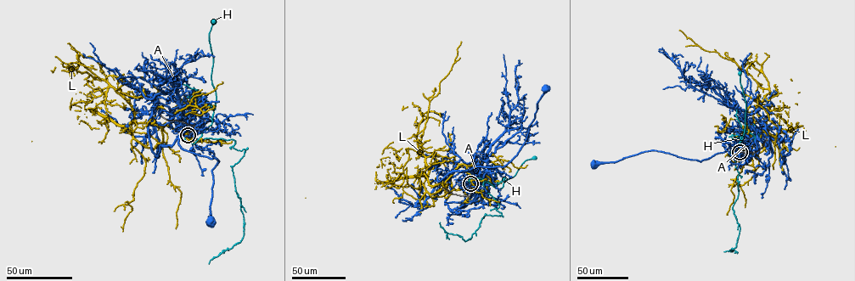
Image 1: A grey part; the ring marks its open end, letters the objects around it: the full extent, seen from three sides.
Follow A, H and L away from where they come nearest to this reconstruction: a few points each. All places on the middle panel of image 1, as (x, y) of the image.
A: (470, 183), (479, 180), (474, 182), (469, 170), (480, 166), (503, 167), (517, 154), (545, 89)
H: (470, 183), (469, 180), (473, 177), (501, 188), (522, 164), (534, 157)
L: (470, 183), (463, 165), (433, 186), (423, 172), (419, 175), (430, 170), (418, 148), (430, 101), (461, 42)

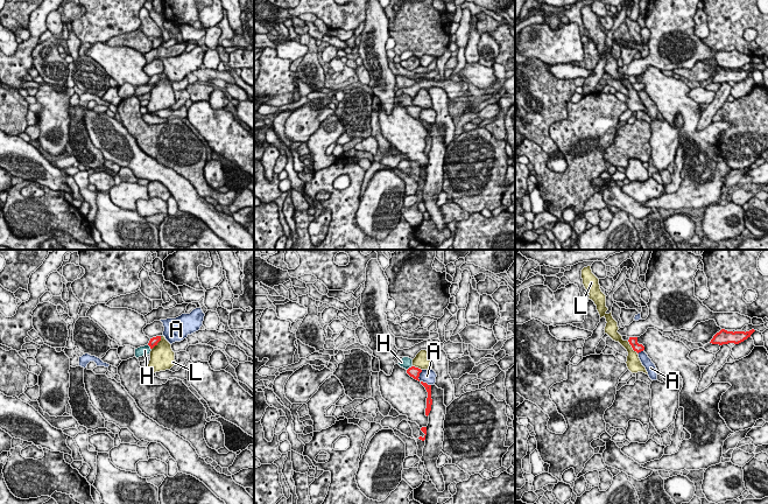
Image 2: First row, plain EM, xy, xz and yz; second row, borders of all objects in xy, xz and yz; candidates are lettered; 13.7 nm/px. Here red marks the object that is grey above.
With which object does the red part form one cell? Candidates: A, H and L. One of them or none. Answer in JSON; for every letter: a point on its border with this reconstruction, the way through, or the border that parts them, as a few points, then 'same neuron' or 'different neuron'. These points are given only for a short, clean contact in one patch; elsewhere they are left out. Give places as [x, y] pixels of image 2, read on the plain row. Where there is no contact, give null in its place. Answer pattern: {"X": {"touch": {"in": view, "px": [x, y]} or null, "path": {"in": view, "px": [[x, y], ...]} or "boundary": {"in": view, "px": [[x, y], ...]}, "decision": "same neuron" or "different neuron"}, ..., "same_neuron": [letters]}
{"A": {"touch": {"in": "xz", "px": [421, 120]}, "boundary": {"in": "xz", "px": [[421, 109], [418, 117], [430, 124]]}, "decision": "different neuron"}, "H": {"touch": {"in": "xz", "px": [409, 106]}, "path": {"in": "xz", "px": [[413, 110], [409, 106], [406, 100]]}, "decision": "same neuron"}, "L": {"touch": {"in": "xy", "px": [157, 81]}, "boundary": {"in": "xy", "px": [[161, 75], [161, 78], [152, 88]]}, "decision": "different neuron"}, "same_neuron": ["H"]}

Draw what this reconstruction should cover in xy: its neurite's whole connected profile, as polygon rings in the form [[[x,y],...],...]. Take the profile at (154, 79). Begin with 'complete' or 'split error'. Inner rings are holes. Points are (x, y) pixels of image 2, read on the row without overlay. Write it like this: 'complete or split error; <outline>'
split error; [[[156,75],[156,76],[150,77],[150,79],[147,84],[135,88],[135,96],[139,97],[139,96],[142,96],[142,94],[149,93],[152,88],[155,84],[157,84],[157,82],[160,79],[161,79],[161,75]]]

